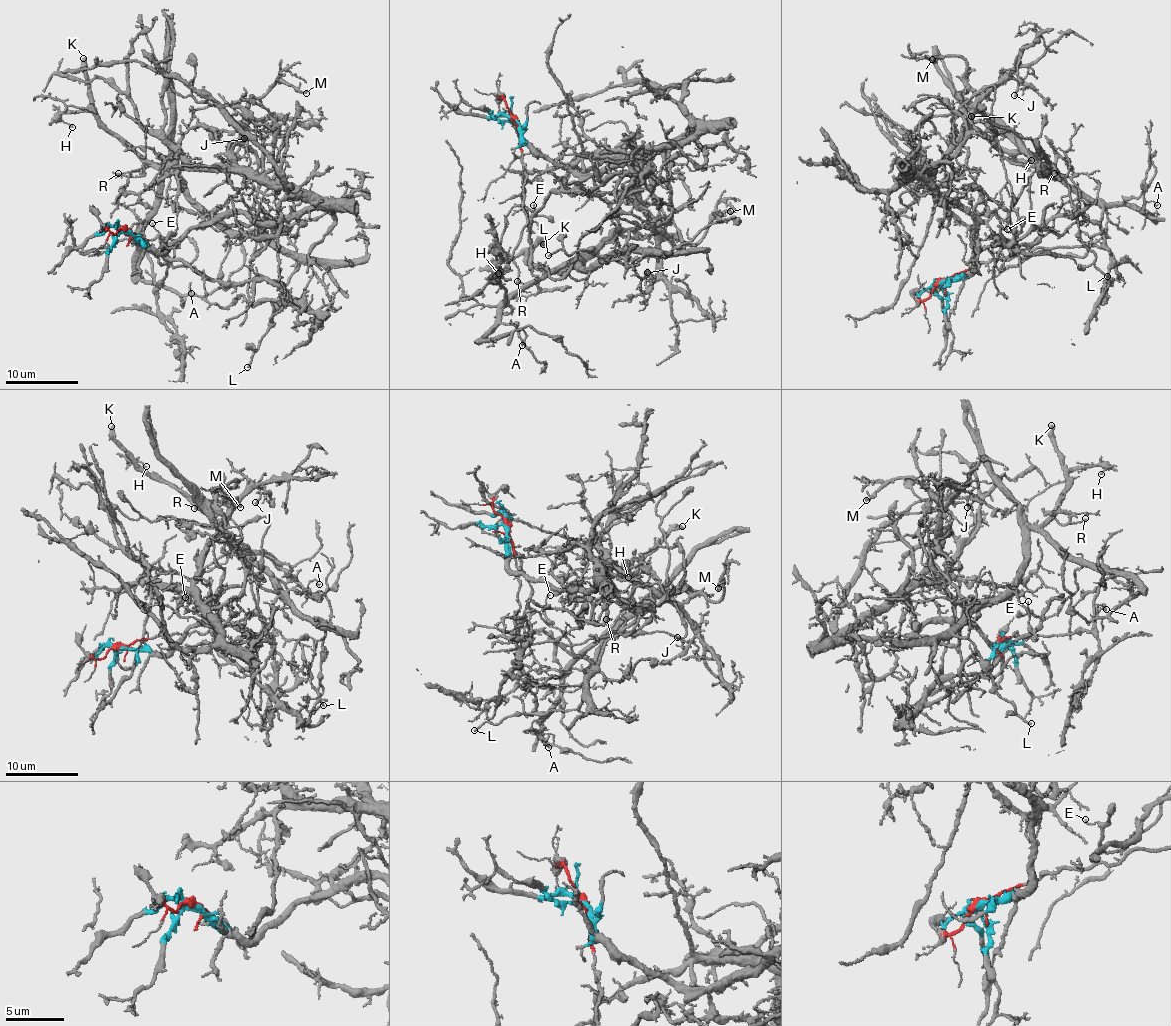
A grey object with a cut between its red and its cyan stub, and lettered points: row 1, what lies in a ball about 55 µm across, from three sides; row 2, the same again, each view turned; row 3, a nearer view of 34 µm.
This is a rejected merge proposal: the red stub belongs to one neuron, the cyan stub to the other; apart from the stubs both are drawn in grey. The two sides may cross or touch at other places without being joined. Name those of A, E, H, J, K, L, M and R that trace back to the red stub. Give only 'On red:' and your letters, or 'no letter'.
On red: A, E, H, K, L, R

